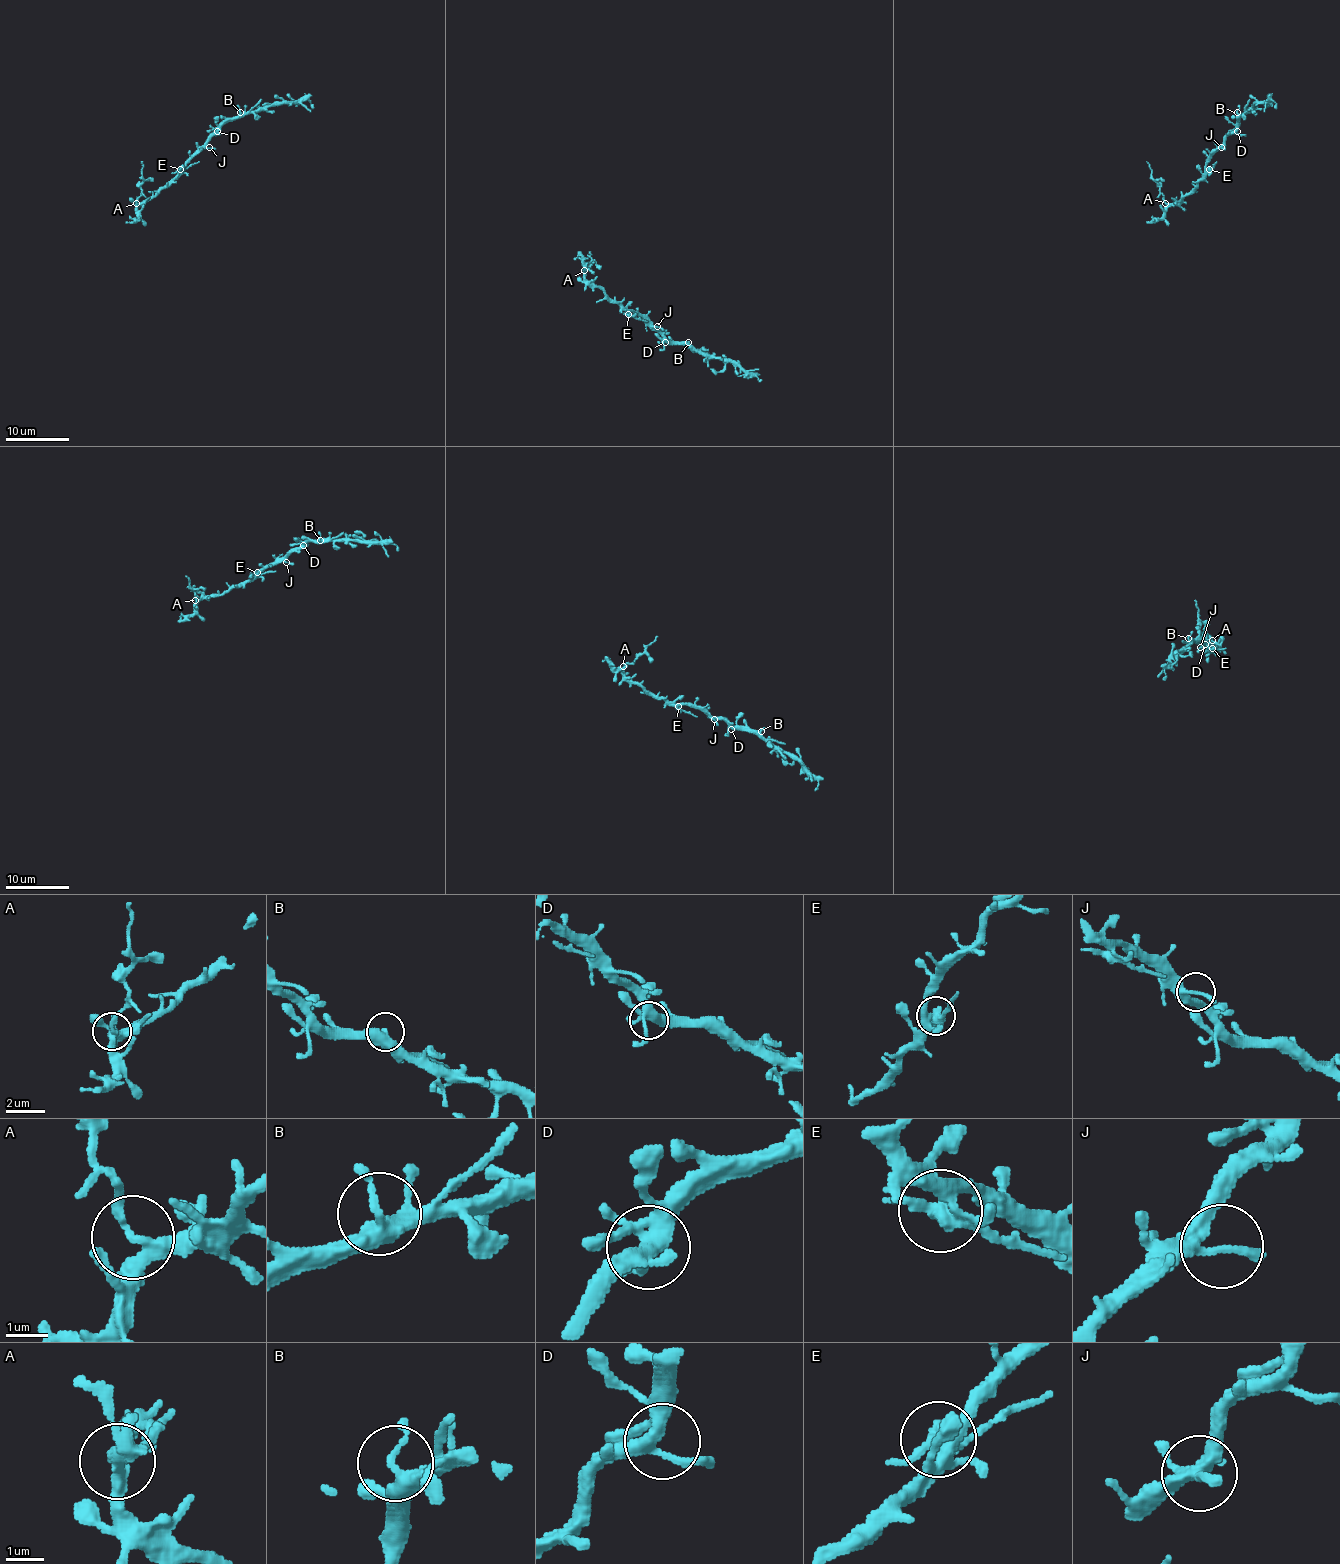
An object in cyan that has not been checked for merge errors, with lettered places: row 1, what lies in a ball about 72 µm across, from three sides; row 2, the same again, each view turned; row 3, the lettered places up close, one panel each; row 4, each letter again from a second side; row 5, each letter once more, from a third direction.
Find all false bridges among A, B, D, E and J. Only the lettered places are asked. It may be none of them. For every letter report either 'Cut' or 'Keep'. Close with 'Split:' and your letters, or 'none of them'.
A: Cut
B: Keep
D: Keep
E: Cut
J: Keep
Split: A, E

